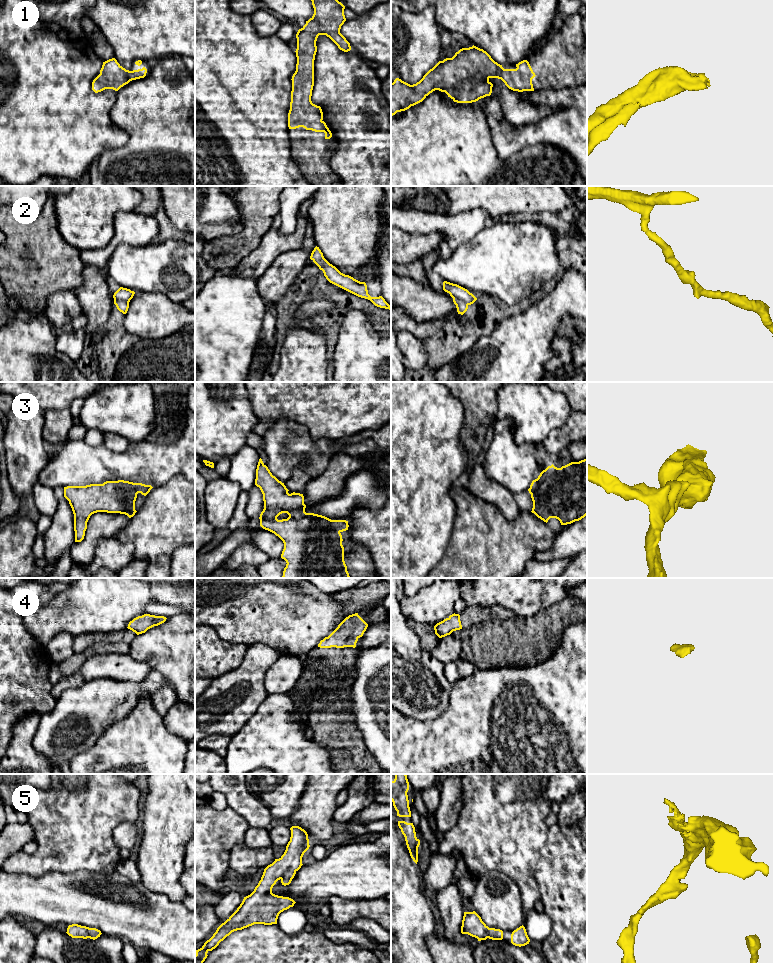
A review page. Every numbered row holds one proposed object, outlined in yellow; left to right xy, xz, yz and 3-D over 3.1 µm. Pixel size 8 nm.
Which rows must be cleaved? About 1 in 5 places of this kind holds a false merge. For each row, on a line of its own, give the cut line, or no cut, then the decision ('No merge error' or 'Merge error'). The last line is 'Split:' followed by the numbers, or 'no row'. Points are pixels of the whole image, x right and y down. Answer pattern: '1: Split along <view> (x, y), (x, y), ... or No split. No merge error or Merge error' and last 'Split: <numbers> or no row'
1: No split. No merge error
2: No split. No merge error
3: No split. No merge error
4: No split. No merge error
5: No split. No merge error
Split: no row

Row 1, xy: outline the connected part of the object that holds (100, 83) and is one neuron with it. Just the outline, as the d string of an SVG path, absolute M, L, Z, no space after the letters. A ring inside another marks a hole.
M112 58L103 62L100 74L92 82L92 90L95 93L105 89L118 91L130 81L144 78L146 73L145 67L133 71L126 70L115 58Z

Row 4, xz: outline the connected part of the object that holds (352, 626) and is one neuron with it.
M358 613L346 617L338 627L323 640L320 641L320 648L344 648L356 647L356 643L363 636L368 624L358 615Z

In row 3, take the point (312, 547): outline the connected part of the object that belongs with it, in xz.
M261 458L256 469L255 485L260 488L264 501L264 509L259 517L260 526L274 533L284 543L281 558L287 564L282 578L350 578L344 561L341 535L348 530L348 521L306 513L303 494L289 494L284 483L272 475Z

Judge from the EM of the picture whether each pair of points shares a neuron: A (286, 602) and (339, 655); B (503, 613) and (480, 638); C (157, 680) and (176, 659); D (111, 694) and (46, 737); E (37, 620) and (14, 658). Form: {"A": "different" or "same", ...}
{"A": "different", "B": "different", "C": "different", "D": "same", "E": "different"}

